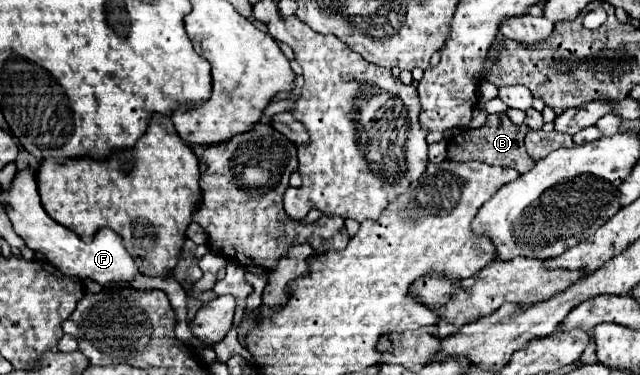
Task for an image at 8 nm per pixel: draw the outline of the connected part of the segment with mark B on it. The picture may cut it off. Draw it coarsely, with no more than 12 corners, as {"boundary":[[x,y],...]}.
{"boundary":[[505,112],[449,138],[447,158],[535,166],[523,146],[529,128]]}

